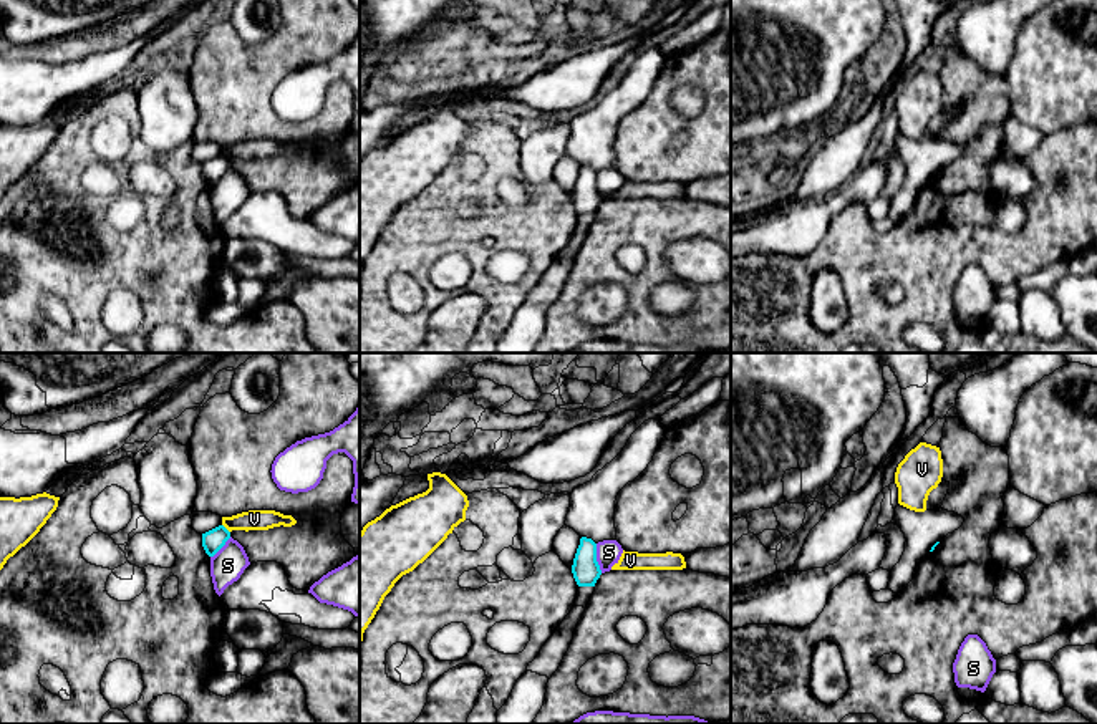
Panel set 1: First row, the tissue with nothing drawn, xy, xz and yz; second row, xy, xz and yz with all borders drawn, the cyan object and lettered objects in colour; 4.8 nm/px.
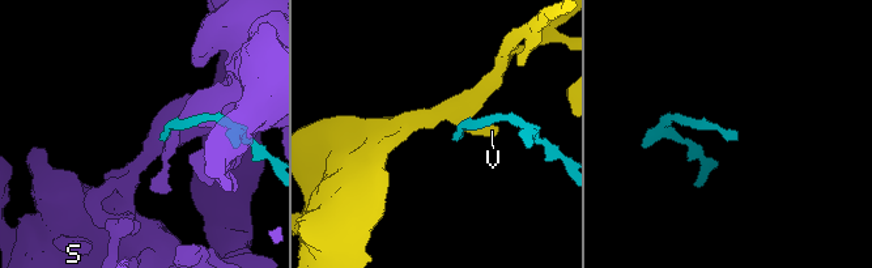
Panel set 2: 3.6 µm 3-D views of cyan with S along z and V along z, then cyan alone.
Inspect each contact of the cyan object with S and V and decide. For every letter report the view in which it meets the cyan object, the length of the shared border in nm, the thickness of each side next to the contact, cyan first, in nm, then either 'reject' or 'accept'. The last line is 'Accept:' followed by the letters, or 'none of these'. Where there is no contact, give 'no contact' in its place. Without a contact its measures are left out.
S: contact in xz; length 150 nm; calibres 140 and 120 nm; reject
V: contact in xy; length 60 nm; calibres 110 and 100 nm; reject
Accept: none of these

